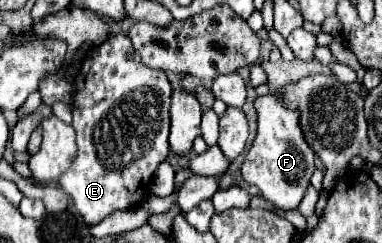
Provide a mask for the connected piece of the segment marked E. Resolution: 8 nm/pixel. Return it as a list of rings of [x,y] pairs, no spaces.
[[[109,36],[101,46],[91,50],[75,78],[73,98],[73,128],[77,132],[77,156],[65,176],[61,176],[61,188],[71,196],[75,208],[87,224],[99,224],[115,210],[127,210],[137,206],[147,194],[159,164],[169,156],[169,108],[171,108],[171,84],[161,70],[147,68],[127,36]]]

